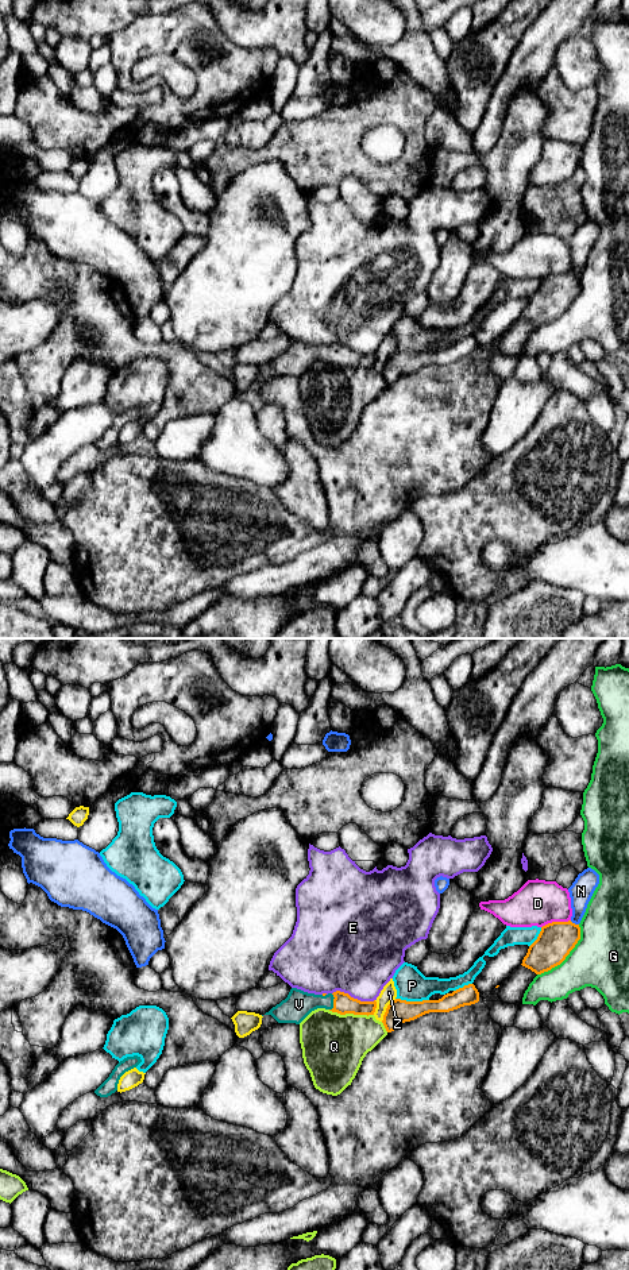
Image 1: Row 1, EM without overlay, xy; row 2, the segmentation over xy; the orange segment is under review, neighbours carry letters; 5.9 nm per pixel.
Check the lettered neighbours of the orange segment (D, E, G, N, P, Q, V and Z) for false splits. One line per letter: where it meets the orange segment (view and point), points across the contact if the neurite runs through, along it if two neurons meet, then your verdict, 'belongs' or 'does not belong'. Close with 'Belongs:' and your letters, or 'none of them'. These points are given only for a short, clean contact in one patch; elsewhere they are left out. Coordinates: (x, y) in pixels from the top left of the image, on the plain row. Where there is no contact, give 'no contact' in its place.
D: contact xy (555, 274); does not belong
E: contact xy (352, 350); does not belong
G: contact xy (567, 307); does not belong
N: contact xy (574, 275); does not belong
P: contact xy (412, 354); does not belong
Q: contact xy (351, 365); does not belong
V: contact xy (334, 354); way xy (343, 355), (334, 354), (307, 354), (298, 356); belongs
Z: contact xy (386, 362); does not belong
Belongs: V

